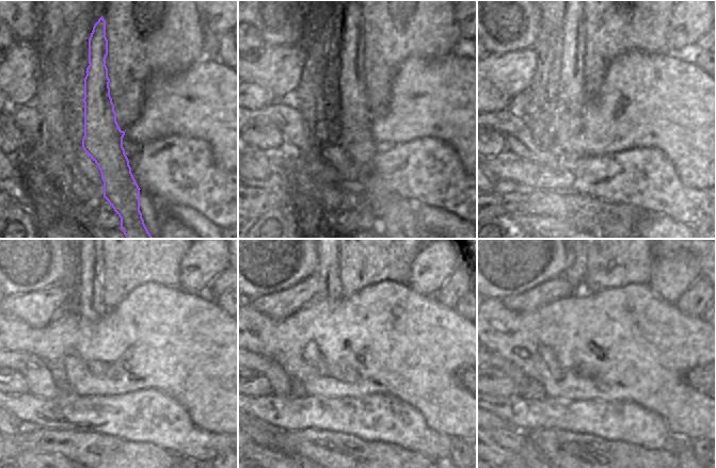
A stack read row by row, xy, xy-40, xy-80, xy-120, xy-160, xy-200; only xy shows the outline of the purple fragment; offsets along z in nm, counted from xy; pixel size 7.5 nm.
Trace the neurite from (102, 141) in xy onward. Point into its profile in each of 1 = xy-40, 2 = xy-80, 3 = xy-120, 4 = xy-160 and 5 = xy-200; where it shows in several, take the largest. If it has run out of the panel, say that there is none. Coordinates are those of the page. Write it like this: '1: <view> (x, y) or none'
1: xy-40 (344, 83)
2: xy-80 (582, 74)
3: xy-120 (90, 300)
4: xy-160 (329, 260)
5: xy-200 (574, 274)

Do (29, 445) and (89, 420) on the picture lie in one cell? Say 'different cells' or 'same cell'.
different cells

